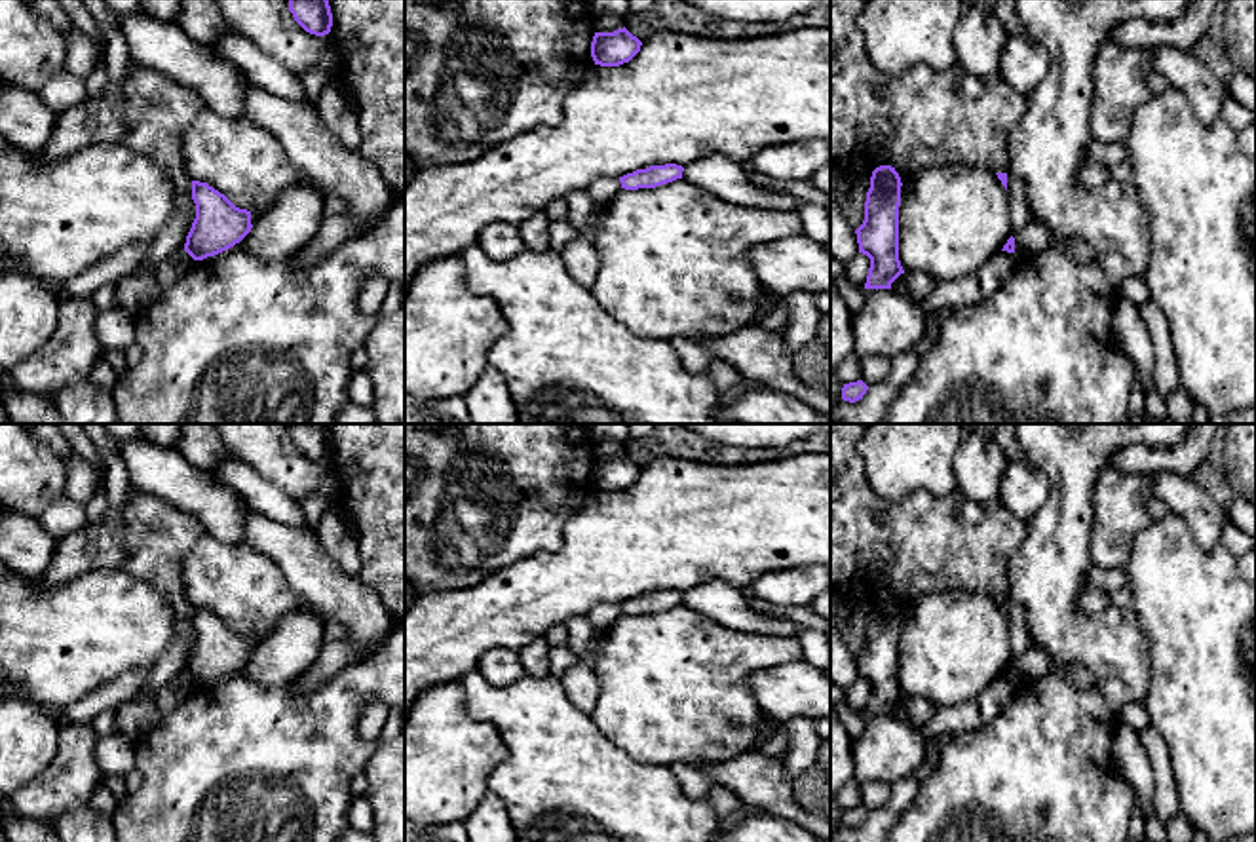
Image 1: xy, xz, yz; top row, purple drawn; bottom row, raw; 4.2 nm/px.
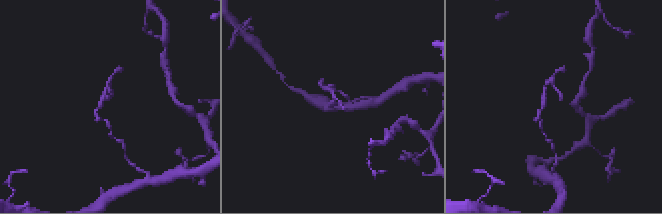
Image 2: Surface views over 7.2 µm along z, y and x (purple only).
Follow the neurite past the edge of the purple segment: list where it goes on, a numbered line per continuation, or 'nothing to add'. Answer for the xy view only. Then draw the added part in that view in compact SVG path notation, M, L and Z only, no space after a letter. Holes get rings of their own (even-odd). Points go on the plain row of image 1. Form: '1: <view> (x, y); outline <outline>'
nothing to add

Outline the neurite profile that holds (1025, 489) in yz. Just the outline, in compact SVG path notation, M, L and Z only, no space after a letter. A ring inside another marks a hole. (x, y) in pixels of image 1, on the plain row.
M1030 460L1005 464L999 500L1011 515L1022 521L1036 517L1049 494L1051 479Z

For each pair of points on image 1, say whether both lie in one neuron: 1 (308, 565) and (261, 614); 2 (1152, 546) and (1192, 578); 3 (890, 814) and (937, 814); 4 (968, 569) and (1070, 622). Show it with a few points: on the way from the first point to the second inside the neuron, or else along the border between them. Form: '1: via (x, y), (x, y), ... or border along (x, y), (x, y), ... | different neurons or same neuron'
1: border along (259, 552), (278, 567), (306, 611) | different neurons
2: via (1161, 555), (1182, 576) | same neuron
3: border along (922, 784), (913, 804), (895, 822) | different neurons
4: border along (1019, 546), (1008, 563), (1006, 597) | different neurons

